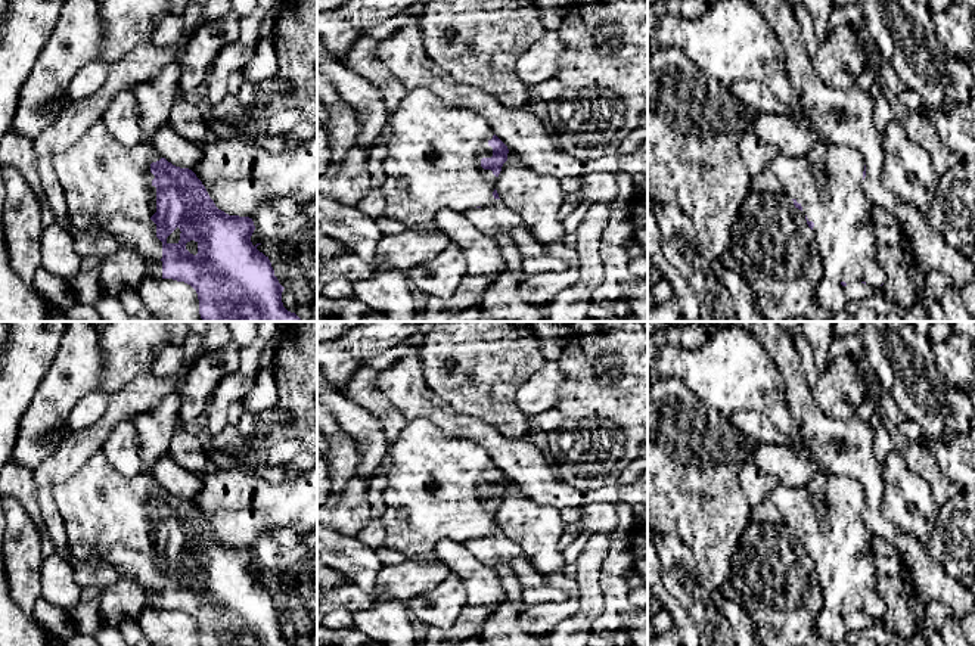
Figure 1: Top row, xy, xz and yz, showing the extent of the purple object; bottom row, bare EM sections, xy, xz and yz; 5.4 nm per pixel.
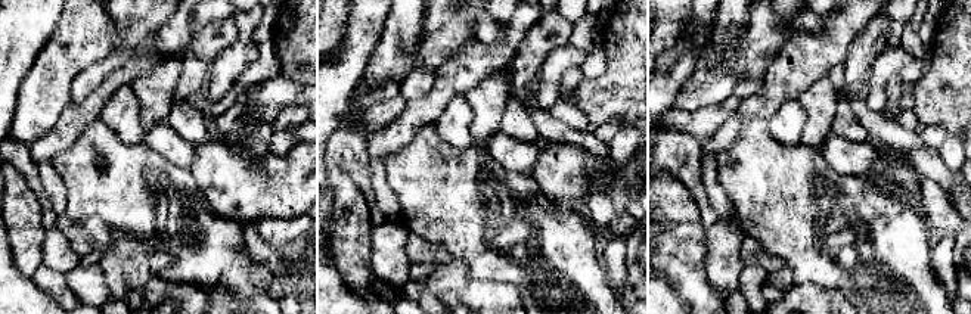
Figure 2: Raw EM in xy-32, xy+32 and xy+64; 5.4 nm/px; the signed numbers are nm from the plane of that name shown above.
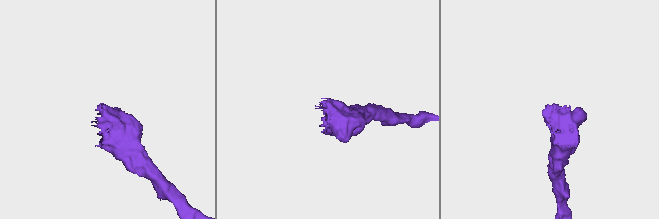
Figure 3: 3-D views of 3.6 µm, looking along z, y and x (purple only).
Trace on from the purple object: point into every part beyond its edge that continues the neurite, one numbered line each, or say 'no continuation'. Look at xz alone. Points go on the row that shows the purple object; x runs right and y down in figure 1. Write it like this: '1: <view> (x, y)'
1: xz (434, 157)

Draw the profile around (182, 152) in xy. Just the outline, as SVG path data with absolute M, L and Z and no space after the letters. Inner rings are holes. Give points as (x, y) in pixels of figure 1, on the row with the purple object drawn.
M168 124L158 128L146 142L180 168L192 170L202 159L202 143L183 139Z

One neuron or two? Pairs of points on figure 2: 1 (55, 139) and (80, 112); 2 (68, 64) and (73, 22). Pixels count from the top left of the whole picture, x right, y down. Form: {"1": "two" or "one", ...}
{"1": "one", "2": "one"}

